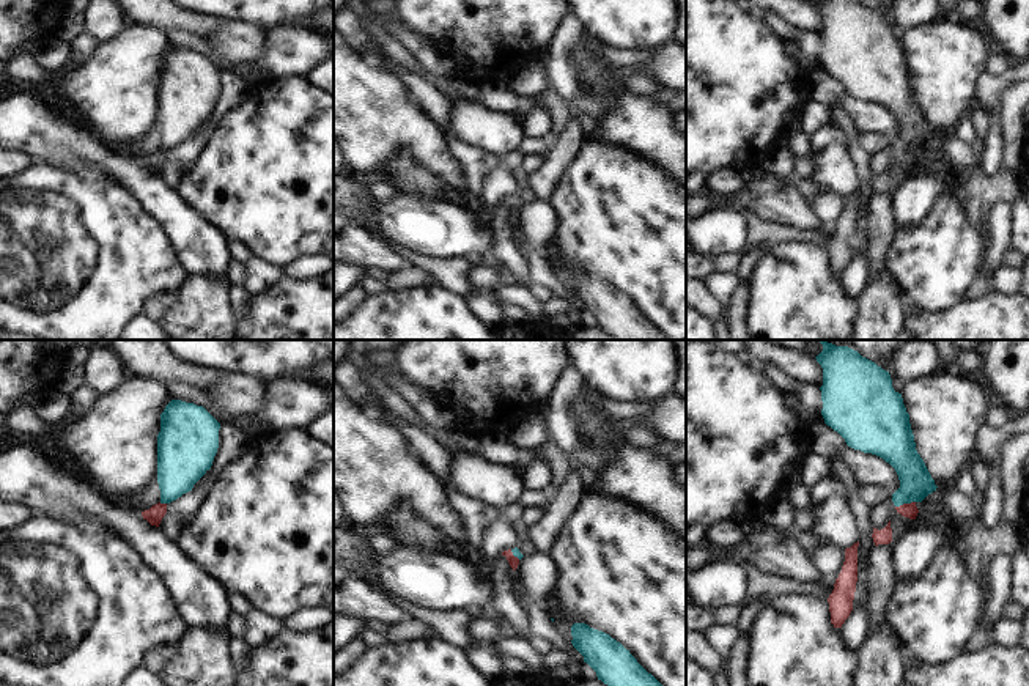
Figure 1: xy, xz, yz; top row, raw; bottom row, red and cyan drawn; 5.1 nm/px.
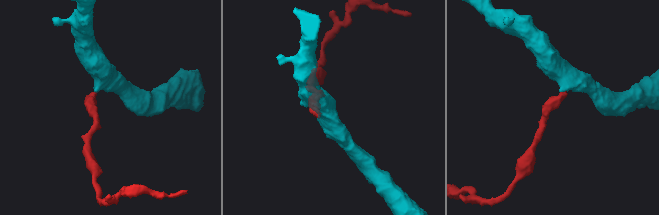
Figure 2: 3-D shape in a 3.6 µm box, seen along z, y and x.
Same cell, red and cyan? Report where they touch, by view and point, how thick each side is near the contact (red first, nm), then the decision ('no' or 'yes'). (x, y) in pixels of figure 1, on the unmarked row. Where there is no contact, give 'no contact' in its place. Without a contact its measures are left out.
yz (905, 151) | 80/170 nm | yes

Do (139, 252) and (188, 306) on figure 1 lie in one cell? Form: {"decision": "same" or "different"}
{"decision": "different"}

